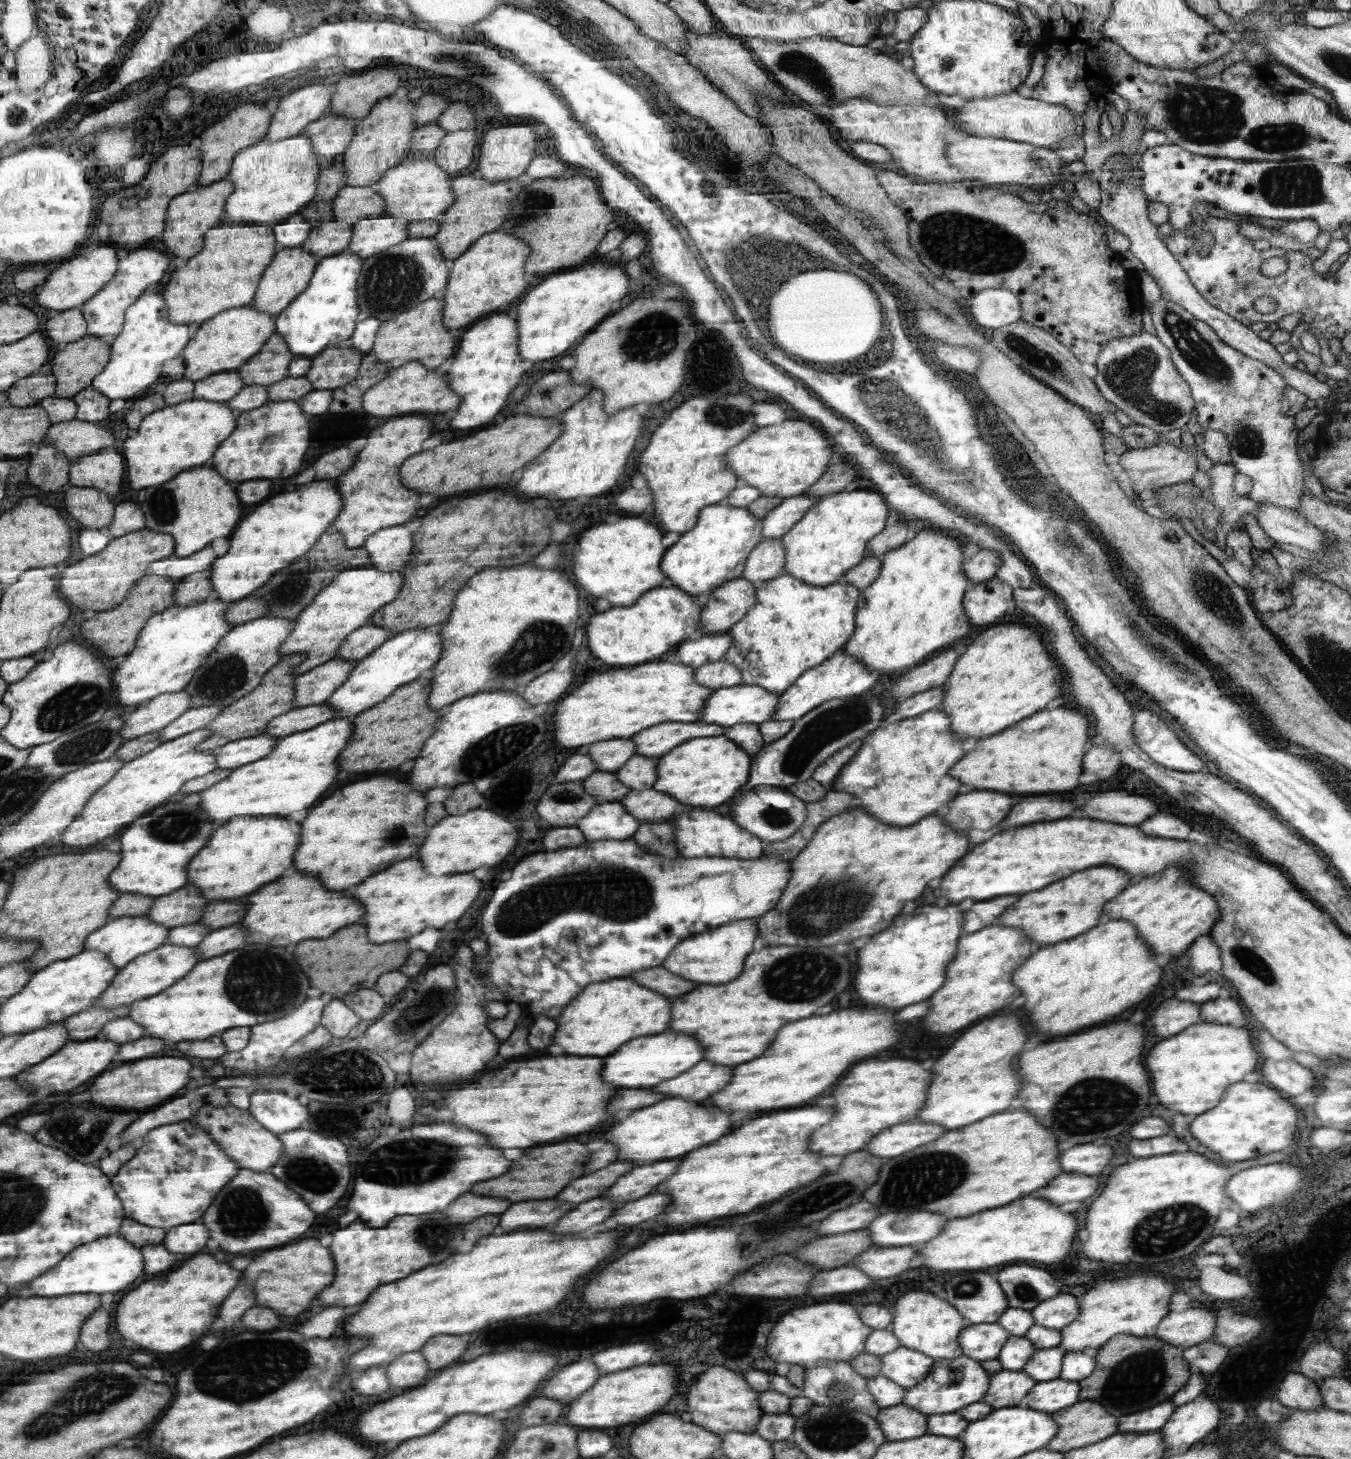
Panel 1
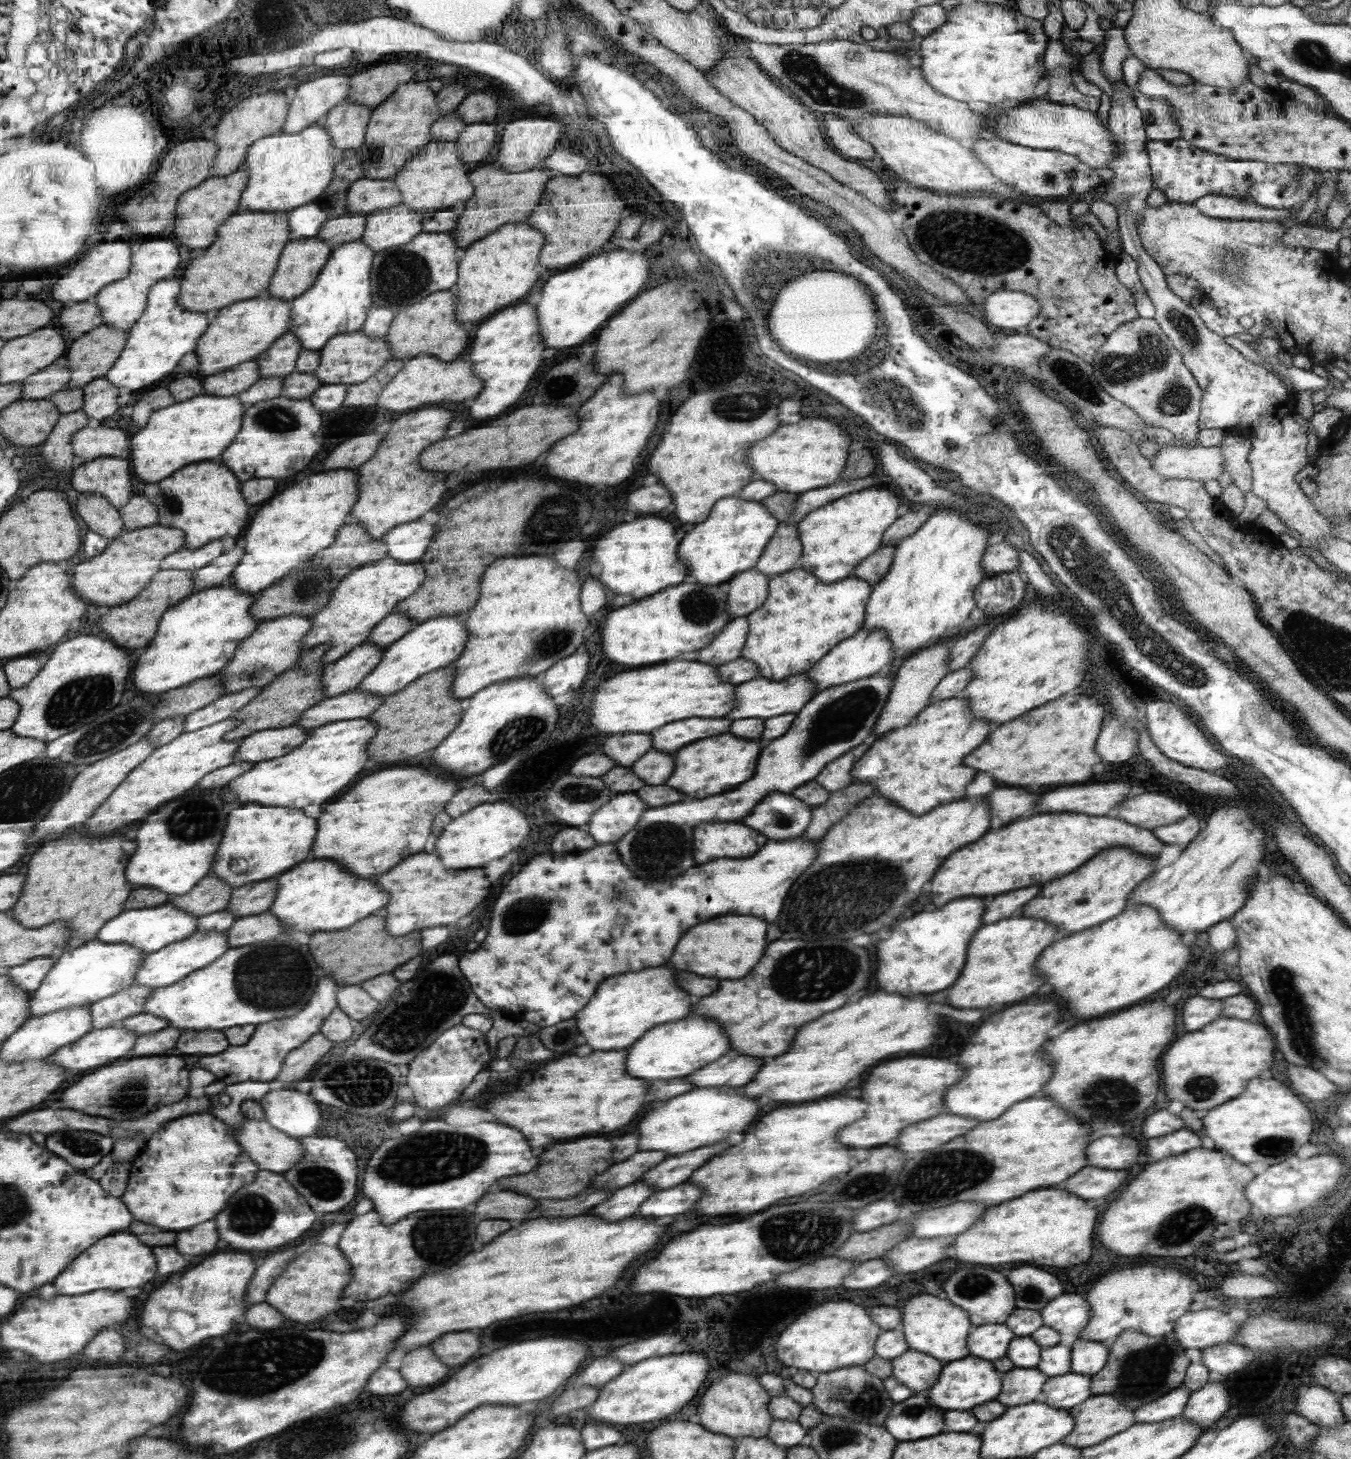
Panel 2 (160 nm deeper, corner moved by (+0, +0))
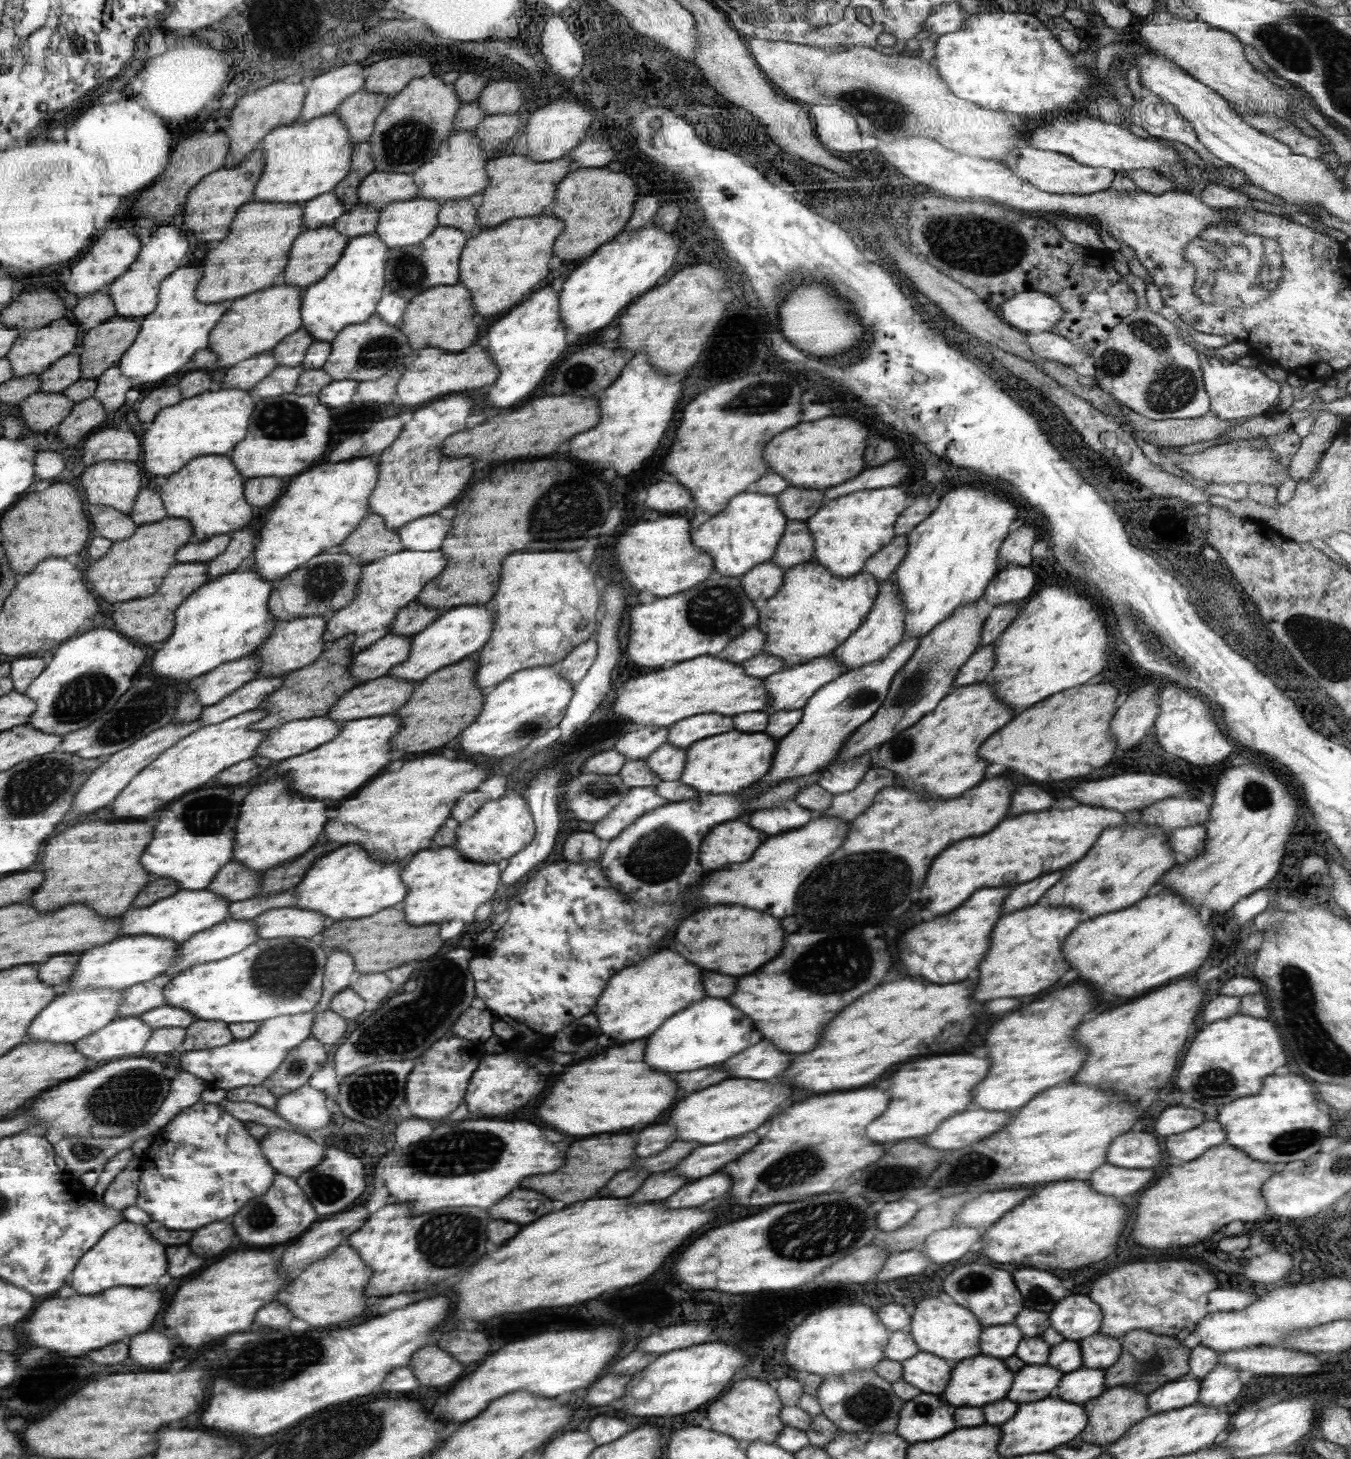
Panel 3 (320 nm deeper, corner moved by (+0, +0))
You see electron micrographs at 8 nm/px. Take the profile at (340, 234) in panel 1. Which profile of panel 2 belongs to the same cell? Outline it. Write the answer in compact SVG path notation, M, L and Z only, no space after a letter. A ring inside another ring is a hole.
M347 214L341 218L326 220L317 237L334 248L352 241L361 241L366 229L366 215Z

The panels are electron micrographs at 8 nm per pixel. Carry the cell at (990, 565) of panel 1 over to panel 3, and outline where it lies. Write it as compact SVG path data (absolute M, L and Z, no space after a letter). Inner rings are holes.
M1021 525L1018 530L1009 534L999 548L998 564L1018 563L1022 566L1030 565L1032 559L1032 546L1038 539L1034 525Z

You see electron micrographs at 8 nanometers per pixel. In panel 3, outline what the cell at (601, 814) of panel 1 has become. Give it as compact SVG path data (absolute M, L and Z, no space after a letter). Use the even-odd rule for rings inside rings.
M653 786L632 787L626 798L606 818L595 822L592 832L607 843L620 837L634 821L668 802Z

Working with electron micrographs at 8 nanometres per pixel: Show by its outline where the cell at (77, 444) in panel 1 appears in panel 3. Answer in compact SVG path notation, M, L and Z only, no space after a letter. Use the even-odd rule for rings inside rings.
M106 428L94 430L84 442L84 449L80 452L86 467L92 466L102 460L114 460L122 462L138 462L140 460L140 437L130 430L118 430L118 428Z

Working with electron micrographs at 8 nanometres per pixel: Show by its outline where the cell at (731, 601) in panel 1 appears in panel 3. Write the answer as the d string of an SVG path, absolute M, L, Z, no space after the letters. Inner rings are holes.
M774 561L762 563L754 566L748 573L740 577L742 586L745 587L746 594L754 602L764 602L772 598L783 585L785 570Z

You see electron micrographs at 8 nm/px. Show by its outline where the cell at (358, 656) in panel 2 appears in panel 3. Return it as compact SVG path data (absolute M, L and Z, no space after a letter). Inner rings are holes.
M388 633L353 657L353 664L349 666L351 674L359 684L384 677L394 666L408 660L412 640L413 636Z

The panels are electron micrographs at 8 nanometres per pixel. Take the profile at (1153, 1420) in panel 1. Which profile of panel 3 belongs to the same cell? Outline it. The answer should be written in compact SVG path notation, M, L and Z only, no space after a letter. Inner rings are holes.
M1190 1375L1169 1382L1147 1395L1148 1406L1153 1414L1192 1406L1199 1400L1200 1383L1200 1379Z

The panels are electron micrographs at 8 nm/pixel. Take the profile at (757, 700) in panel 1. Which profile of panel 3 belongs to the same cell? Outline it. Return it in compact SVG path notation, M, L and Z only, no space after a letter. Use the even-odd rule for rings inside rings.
M828 656L780 670L764 678L772 700L768 714L778 710L805 709L818 689L835 681L845 671L845 666L838 659Z

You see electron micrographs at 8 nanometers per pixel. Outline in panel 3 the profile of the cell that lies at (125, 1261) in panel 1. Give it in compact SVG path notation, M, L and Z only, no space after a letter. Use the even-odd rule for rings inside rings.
M129 1221L114 1225L105 1236L93 1246L90 1254L78 1261L78 1270L73 1270L72 1288L78 1294L98 1294L116 1286L148 1286L156 1284L160 1276L168 1272L166 1246L160 1244L145 1225Z

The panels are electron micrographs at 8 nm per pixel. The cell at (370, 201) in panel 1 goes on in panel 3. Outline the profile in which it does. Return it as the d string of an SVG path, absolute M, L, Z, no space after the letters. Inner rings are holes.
M375 170L361 182L357 190L357 195L360 199L359 204L372 205L380 210L389 203L415 199L420 195L420 190L412 174Z

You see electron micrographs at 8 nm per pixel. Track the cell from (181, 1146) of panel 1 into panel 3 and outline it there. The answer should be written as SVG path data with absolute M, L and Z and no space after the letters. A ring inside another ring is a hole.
M198 1101L182 1110L154 1134L149 1147L141 1156L138 1206L152 1214L152 1220L170 1226L170 1230L196 1230L210 1222L234 1216L256 1196L262 1196L273 1186L277 1170L269 1163L261 1142L252 1136L241 1119L224 1111L219 1104Z

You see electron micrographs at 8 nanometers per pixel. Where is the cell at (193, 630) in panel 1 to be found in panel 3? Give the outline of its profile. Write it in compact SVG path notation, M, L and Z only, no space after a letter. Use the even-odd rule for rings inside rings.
M253 566L245 570L212 577L204 586L177 608L176 628L158 648L152 658L152 674L170 682L198 681L225 662L237 661L249 656L264 642L277 625L277 619L269 609L273 582L258 576Z

